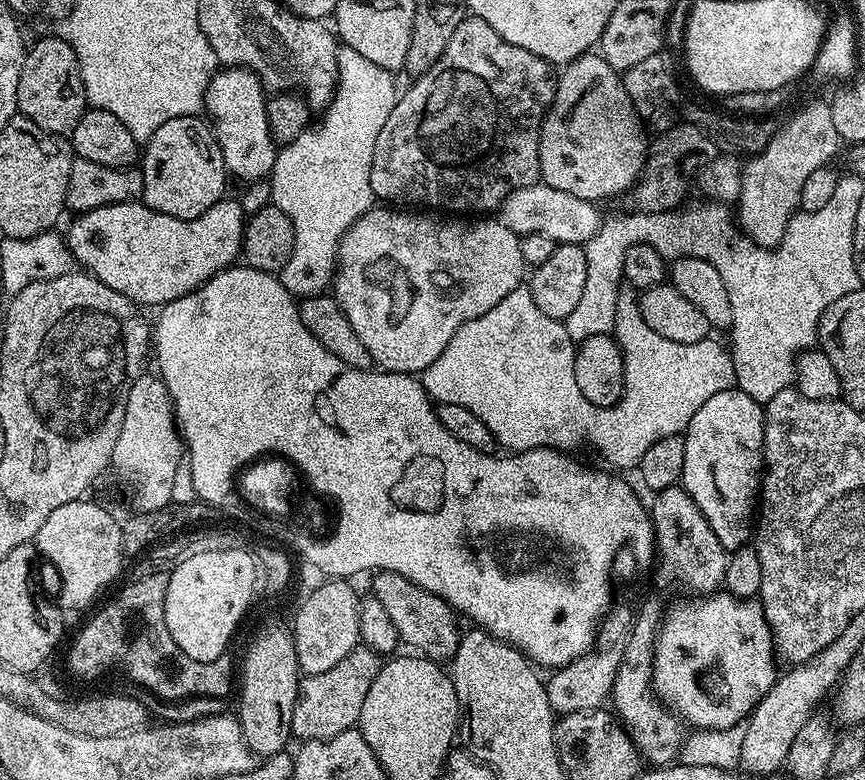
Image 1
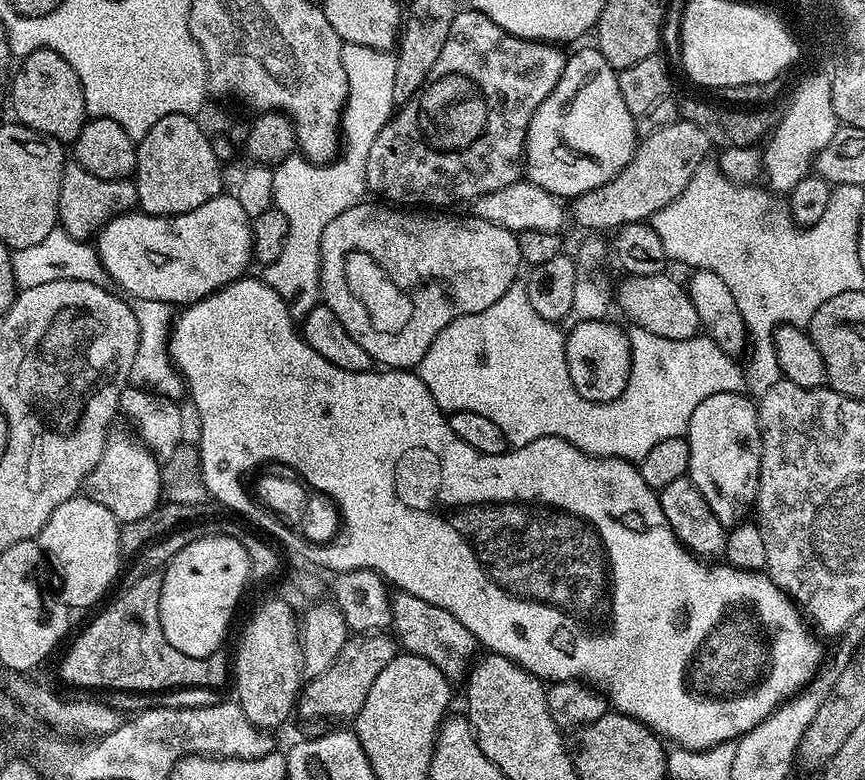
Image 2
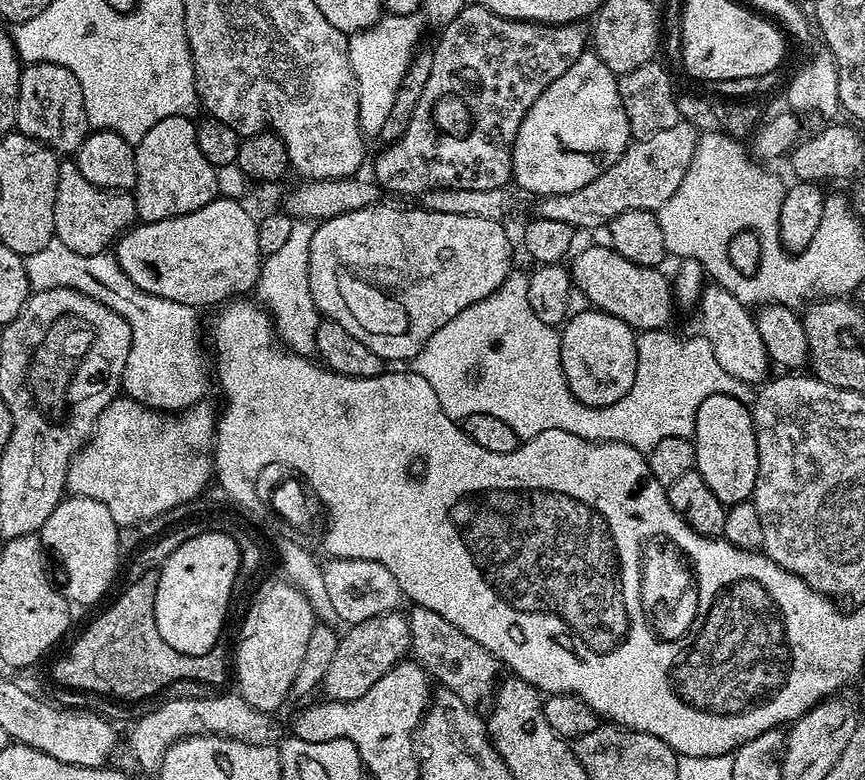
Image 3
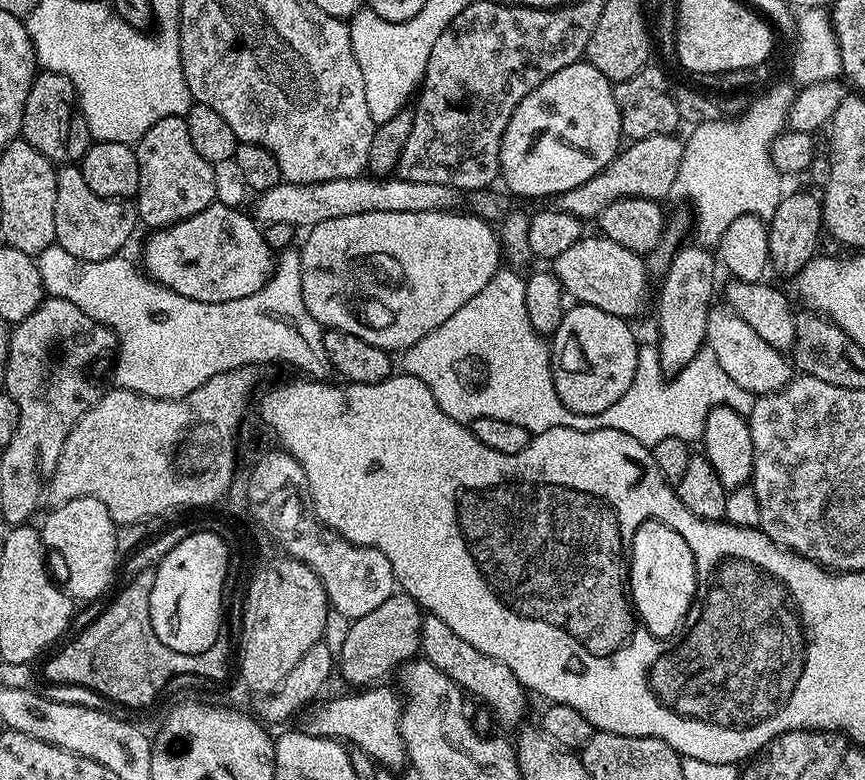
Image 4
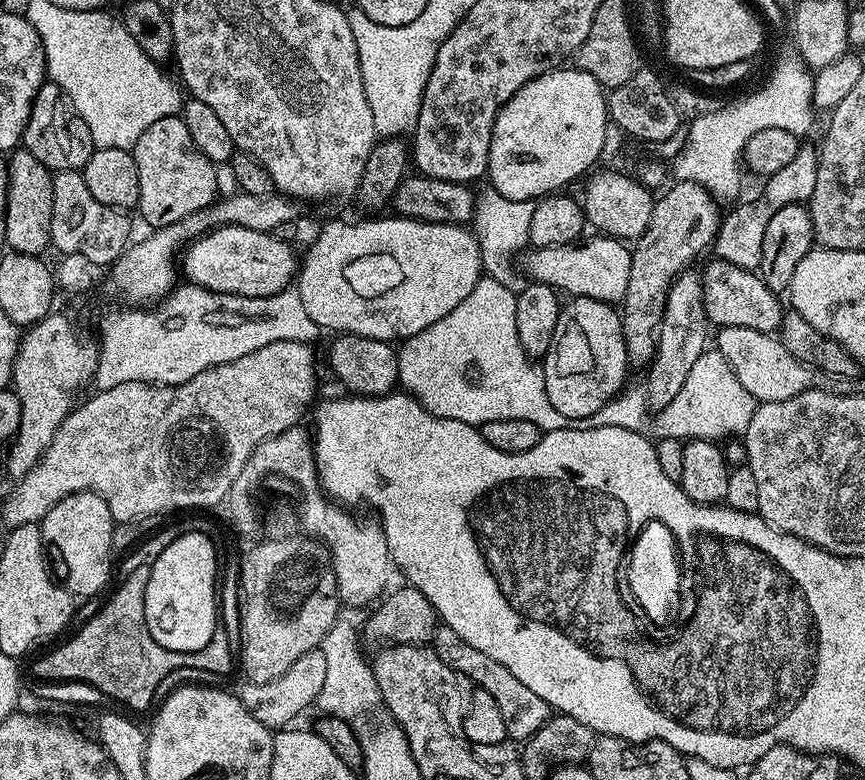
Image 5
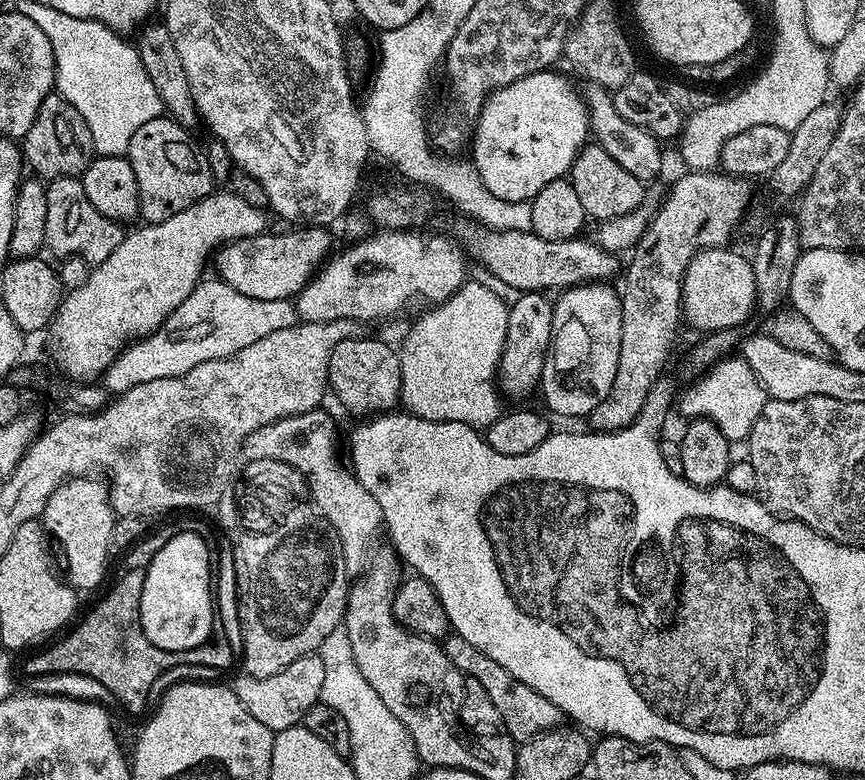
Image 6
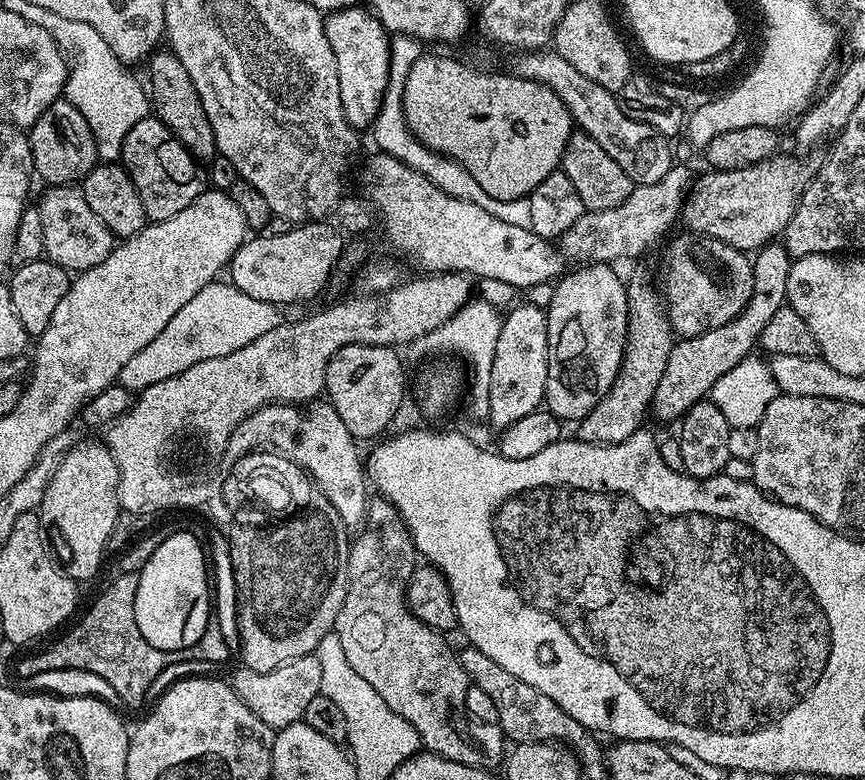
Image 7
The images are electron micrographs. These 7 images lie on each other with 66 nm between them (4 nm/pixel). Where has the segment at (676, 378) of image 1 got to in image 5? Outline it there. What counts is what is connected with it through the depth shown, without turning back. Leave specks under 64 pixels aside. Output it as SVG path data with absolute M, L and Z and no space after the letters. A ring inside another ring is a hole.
M482 276L474 290L450 314L399 345L399 383L403 391L438 418L466 422L472 427L494 422L494 418L522 418L534 422L541 433L565 427L564 416L558 414L554 406L550 406L550 398L546 398L543 367L528 357L520 344L516 292L498 280L494 276ZM705 350L702 358L690 366L690 378L674 394L674 398L665 408L655 413L651 420L648 417L650 405L645 393L636 388L629 387L621 391L602 410L598 410L592 417L591 423L596 426L622 426L626 430L647 433L652 424L653 437L665 440L678 438L682 441L689 440L715 440L720 436L739 437L750 426L750 418L754 418L754 410L758 401L742 387L742 382L734 378L734 370L730 370L730 362L722 358L722 354L715 350Z

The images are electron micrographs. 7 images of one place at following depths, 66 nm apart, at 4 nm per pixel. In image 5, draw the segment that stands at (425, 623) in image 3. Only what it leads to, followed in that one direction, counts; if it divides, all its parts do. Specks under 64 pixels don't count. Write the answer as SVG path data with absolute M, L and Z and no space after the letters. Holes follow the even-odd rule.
M440 624L432 635L430 646L453 672L463 677L465 681L473 680L471 683L475 687L486 690L495 702L498 702L509 741L527 742L547 722L550 715L549 706L542 702L542 698L538 698L538 694L534 694L534 690L529 690L525 684L518 682L518 678L514 678L514 674L510 674L510 670L506 670L502 662L494 662L494 658L482 654L482 650L474 650L474 646L470 646L470 642L463 640L455 630L450 630L450 626Z

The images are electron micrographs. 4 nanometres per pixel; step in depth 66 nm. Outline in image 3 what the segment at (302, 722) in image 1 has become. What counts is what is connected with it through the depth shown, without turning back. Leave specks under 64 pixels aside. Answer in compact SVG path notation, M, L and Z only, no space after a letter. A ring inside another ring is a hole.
M400 610L387 612L378 618L370 618L366 622L358 622L357 624L351 625L347 631L348 633L343 633L343 635L340 636L340 641L338 642L338 651L334 653L334 659L332 659L330 662L330 670L326 670L326 674L324 675L322 692L325 692L323 695L329 700L352 700L361 698L362 694L366 694L366 692L370 690L370 686L373 686L374 682L382 678L382 676L386 674L387 671L390 671L391 668L395 666L395 664L403 661L412 650L412 643L410 642L410 622L408 621L407 615L405 615L405 613Z

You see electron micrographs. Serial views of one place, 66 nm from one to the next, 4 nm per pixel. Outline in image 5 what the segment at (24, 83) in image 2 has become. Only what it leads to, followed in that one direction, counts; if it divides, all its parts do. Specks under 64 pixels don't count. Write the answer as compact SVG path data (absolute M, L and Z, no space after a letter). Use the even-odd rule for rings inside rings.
M46 82L38 90L32 103L30 118L26 122L23 151L34 154L42 166L55 174L58 172L80 172L90 162L94 145L90 138L90 130L86 130L86 122L68 100L68 95L54 83Z

